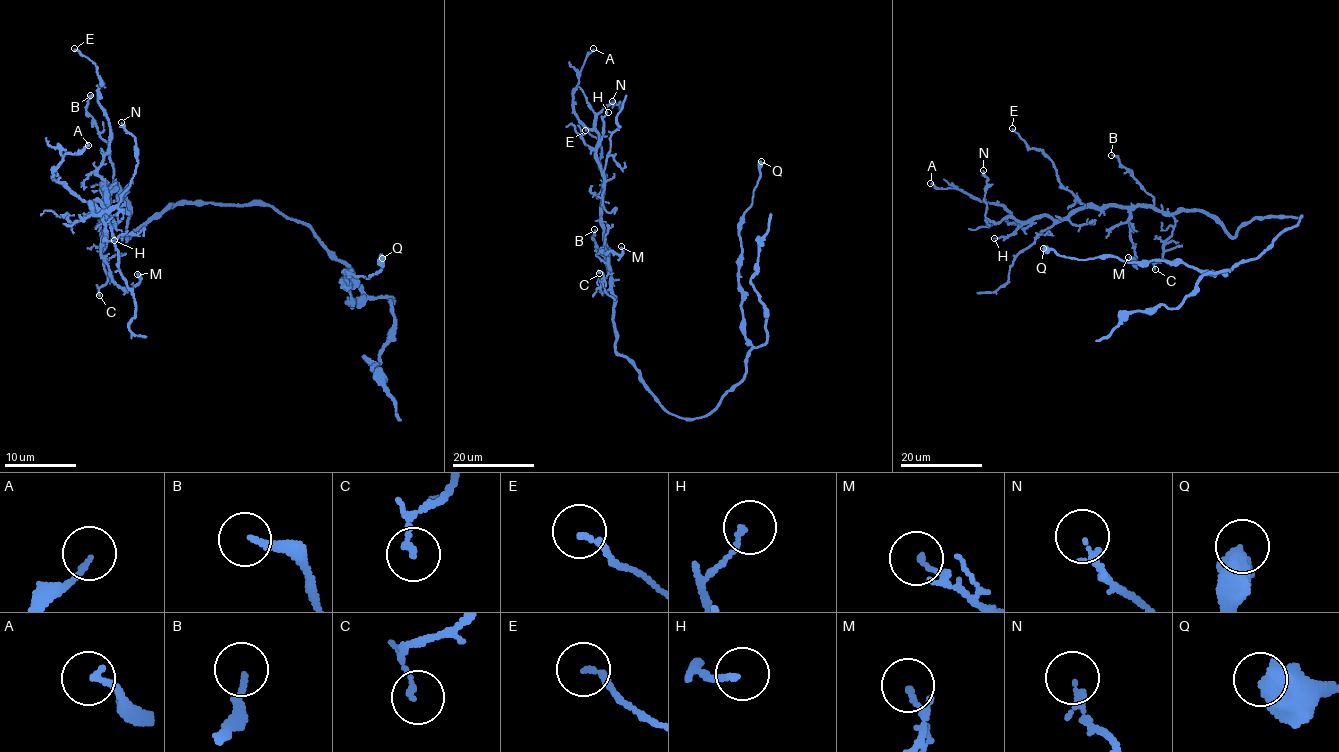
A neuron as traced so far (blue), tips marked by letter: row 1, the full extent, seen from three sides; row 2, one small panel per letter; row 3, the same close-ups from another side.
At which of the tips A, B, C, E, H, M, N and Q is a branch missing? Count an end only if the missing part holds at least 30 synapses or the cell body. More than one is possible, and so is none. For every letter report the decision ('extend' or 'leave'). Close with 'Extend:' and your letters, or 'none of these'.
A: leave
B: leave
C: leave
E: leave
H: leave
M: leave
N: leave
Q: leave
Extend: none of these

